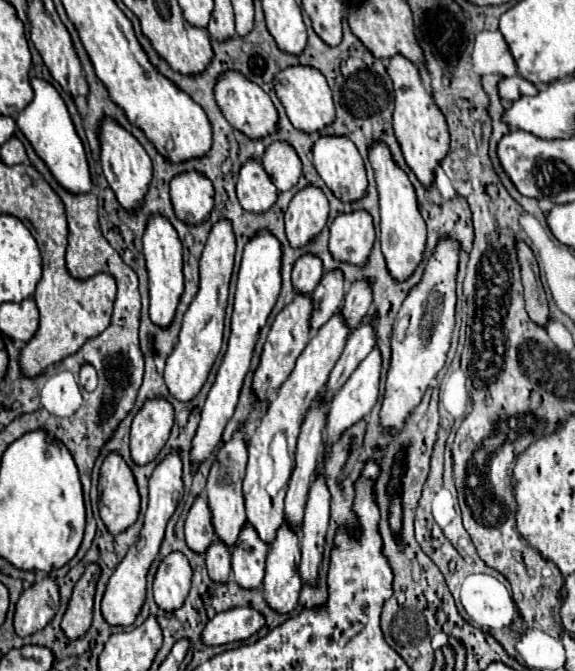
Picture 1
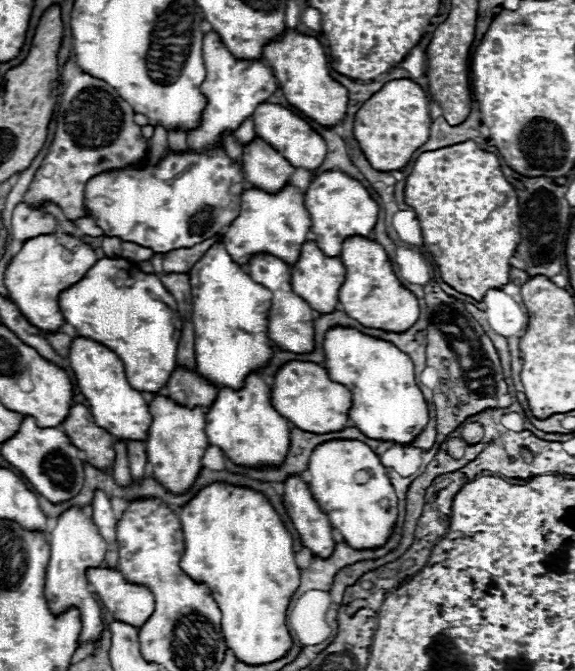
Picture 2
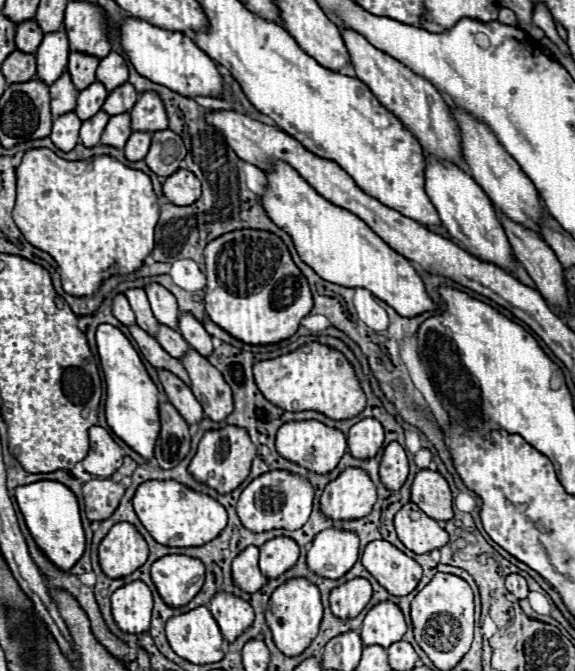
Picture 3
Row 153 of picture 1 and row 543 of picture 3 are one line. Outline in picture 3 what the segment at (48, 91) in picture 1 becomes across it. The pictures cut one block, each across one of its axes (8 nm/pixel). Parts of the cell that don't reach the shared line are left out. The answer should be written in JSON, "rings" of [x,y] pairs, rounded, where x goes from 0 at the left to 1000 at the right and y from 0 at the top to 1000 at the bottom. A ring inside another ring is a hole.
{"rings":[[[70,715],[70,718],[28,724],[24,739],[45,775],[45,784],[66,817],[77,823],[77,829],[90,835],[90,841],[97,841],[97,846],[104,846],[108,852],[122,849],[146,826],[146,808],[150,808],[132,739],[111,721],[94,715]]]}

